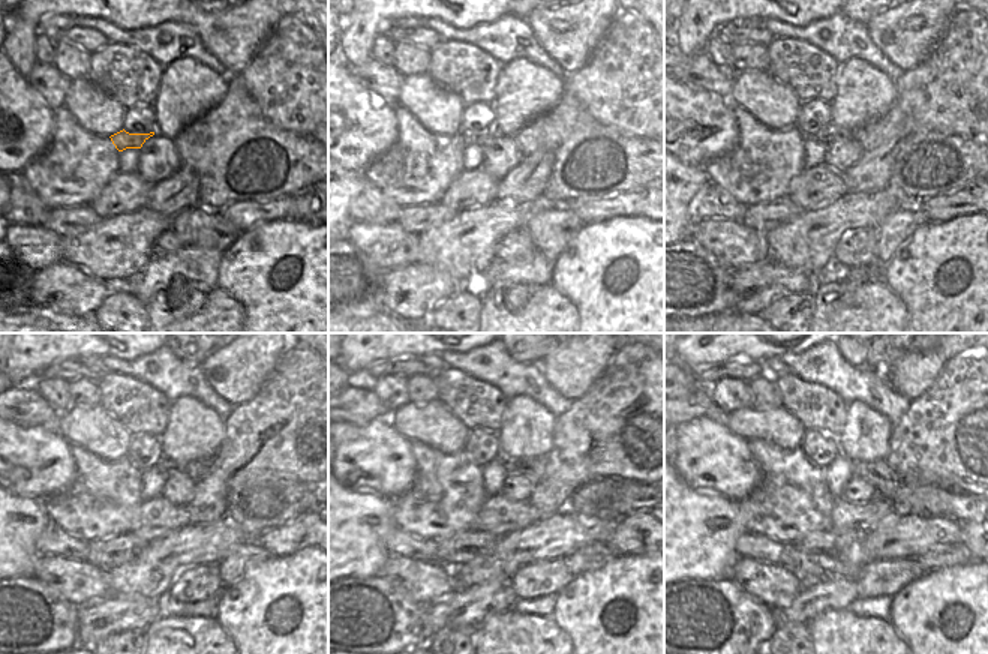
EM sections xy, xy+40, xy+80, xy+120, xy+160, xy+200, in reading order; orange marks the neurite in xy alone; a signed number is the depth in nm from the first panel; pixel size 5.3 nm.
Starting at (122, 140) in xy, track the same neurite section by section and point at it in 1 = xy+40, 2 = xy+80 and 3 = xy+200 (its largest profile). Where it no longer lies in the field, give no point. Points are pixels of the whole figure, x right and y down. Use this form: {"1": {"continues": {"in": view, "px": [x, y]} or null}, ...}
{"1": {"continues": {"in": "xy+40", "px": [483, 137]}}, "2": {"continues": {"in": "xy+80", "px": [825, 135]}}, "3": {"continues": {"in": "xy+200", "px": [967, 503]}}}

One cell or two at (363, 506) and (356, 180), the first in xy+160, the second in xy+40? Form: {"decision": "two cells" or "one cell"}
{"decision": "one cell"}

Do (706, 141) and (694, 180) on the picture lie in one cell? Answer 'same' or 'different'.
different

